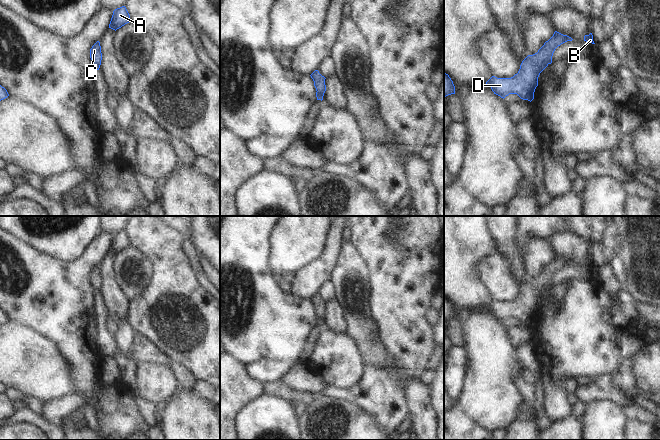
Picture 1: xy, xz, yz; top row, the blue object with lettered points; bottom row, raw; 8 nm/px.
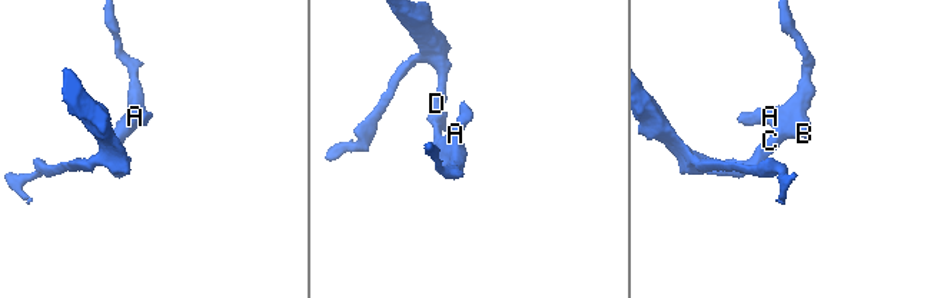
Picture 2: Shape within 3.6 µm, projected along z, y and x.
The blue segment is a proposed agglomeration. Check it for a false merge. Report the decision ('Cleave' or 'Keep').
Keep

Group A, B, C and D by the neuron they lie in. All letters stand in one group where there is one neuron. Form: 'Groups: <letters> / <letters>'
Groups: A B C D

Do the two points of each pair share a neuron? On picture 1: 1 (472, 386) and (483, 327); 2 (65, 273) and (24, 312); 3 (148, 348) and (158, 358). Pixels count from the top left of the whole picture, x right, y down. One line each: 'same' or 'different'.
1: same
2: same
3: same

